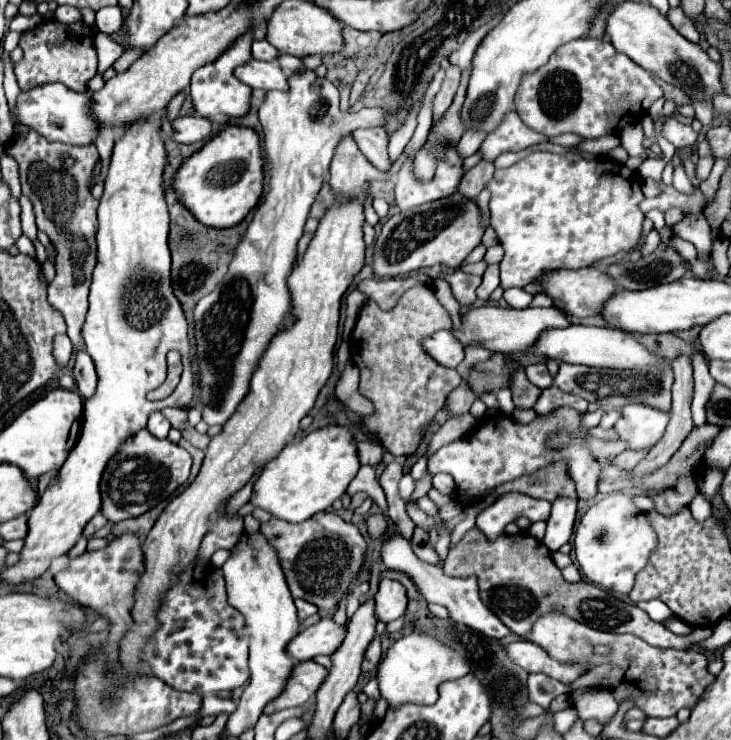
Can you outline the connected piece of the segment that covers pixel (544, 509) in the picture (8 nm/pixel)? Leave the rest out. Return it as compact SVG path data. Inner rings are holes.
M507 493L499 497L493 505L485 507L481 513L477 513L475 527L483 531L483 535L489 541L495 541L497 537L505 535L505 527L515 521L515 517L525 515L531 523L535 521L547 521L551 511L551 503L543 499L533 499L521 493Z

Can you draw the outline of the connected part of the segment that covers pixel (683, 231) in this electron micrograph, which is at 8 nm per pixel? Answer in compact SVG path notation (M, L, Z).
M685 213L685 217L677 225L673 225L673 233L691 241L699 253L711 253L713 237L703 213Z

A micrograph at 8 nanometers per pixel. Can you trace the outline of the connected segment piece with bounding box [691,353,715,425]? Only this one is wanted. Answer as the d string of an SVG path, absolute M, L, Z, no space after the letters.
M697 353L693 357L693 371L695 371L695 393L693 393L693 407L691 407L693 409L693 423L705 425L707 423L705 405L707 405L707 399L711 397L715 381L711 379L707 361L703 359L701 353Z

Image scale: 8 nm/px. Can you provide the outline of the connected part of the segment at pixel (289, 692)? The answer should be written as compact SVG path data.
M315 661L297 663L291 673L291 679L287 683L287 689L265 707L265 713L271 715L271 713L277 713L287 707L305 705L315 695L315 691L321 687L321 683L325 681L327 675L329 675L329 671Z

